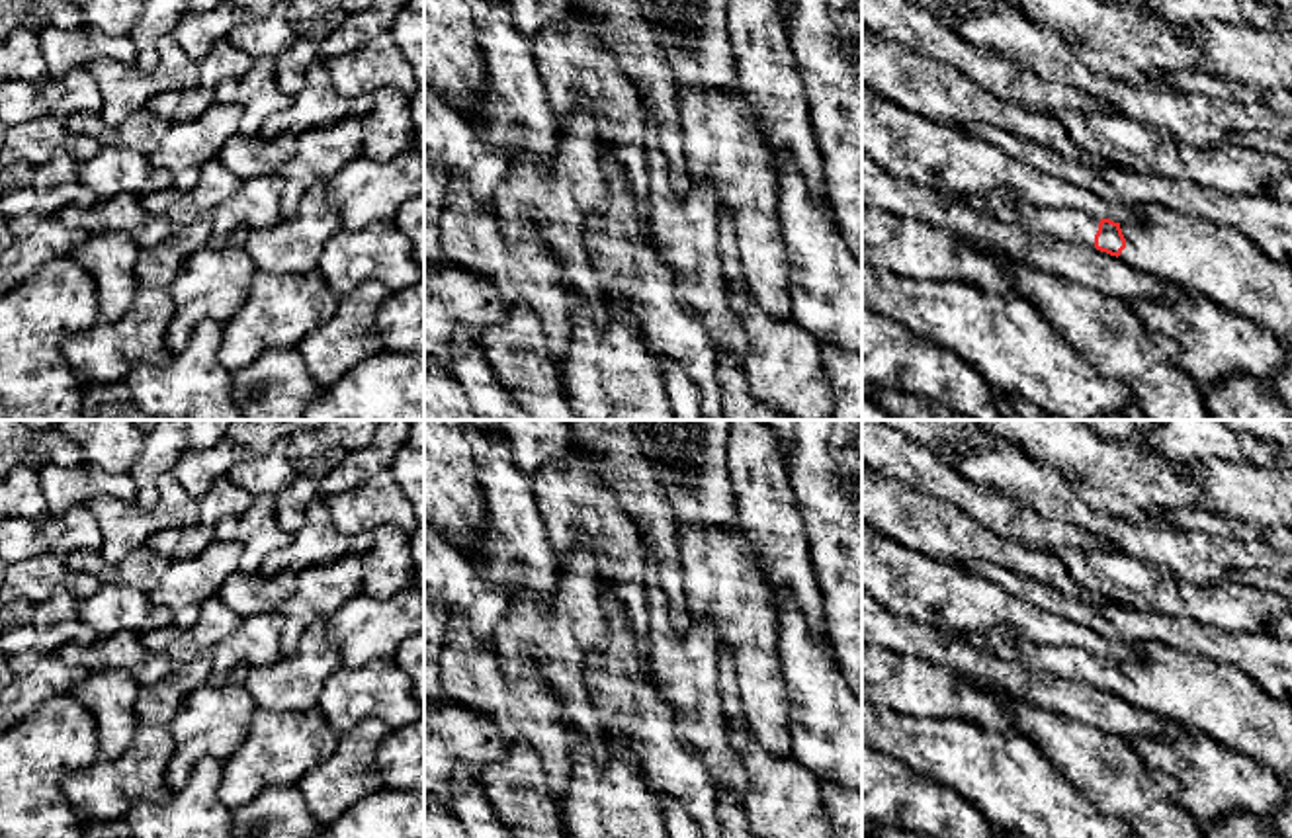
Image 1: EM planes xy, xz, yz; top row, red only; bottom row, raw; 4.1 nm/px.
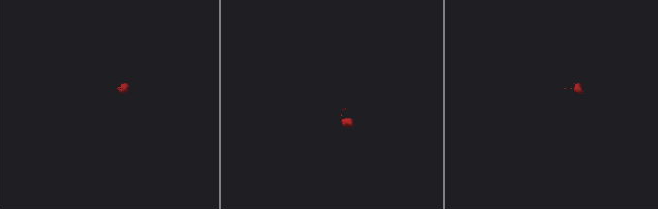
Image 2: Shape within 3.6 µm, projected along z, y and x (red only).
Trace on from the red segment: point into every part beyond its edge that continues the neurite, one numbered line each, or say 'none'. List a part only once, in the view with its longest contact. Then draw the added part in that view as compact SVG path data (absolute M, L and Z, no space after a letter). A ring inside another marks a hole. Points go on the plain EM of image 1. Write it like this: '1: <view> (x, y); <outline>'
1: yz (1066, 661); M940 627L948 635L962 637L975 650L987 650L1001 658L1046 670L1061 678L1079 678L1095 684L1100 656L1073 645L1034 645L1018 639L1009 627L991 631L956 631Z
2: yz (1216, 698); M1145 641L1136 654L1120 660L1120 666L1126 686L1118 695L1128 703L1239 748L1278 777L1292 775L1292 709L1270 699L1239 668L1186 654L1157 641Z

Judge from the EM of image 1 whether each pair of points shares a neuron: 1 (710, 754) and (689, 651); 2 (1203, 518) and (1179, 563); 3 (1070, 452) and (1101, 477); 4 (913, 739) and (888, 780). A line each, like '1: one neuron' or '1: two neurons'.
1: one neuron
2: two neurons
3: one neuron
4: two neurons

